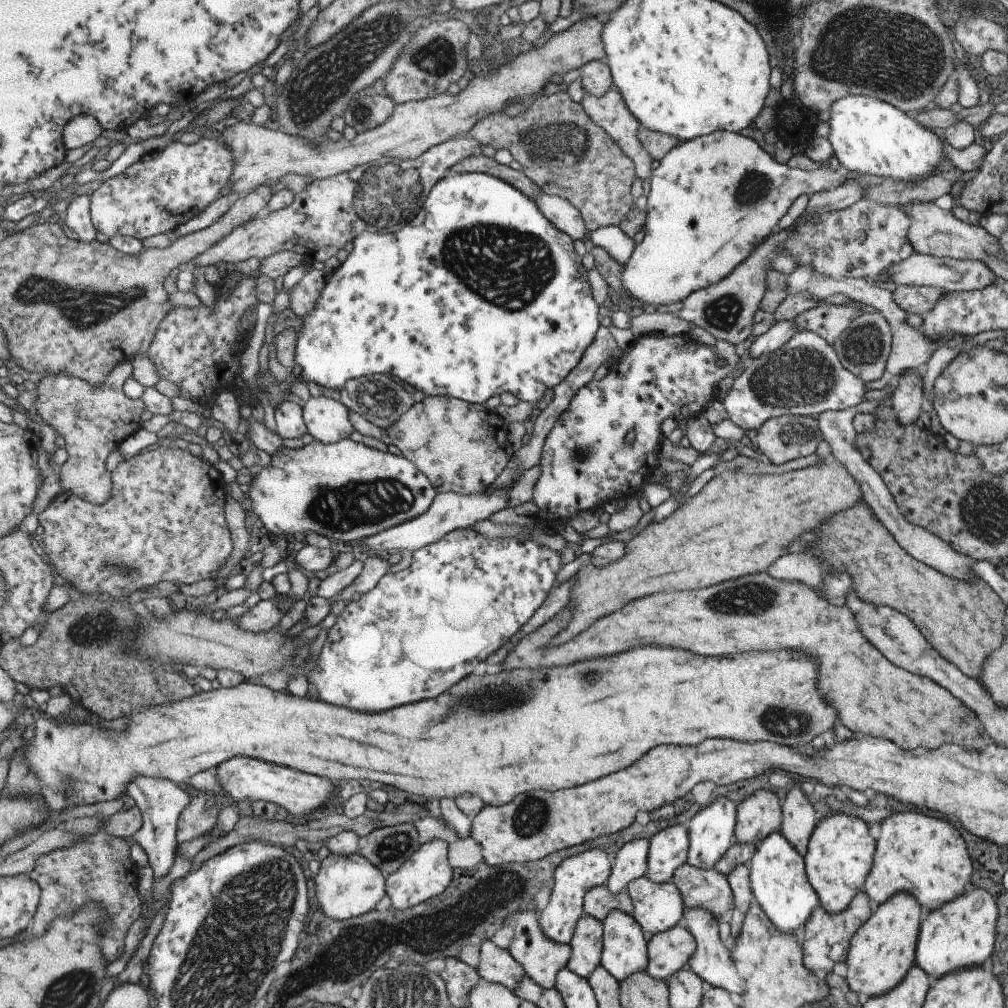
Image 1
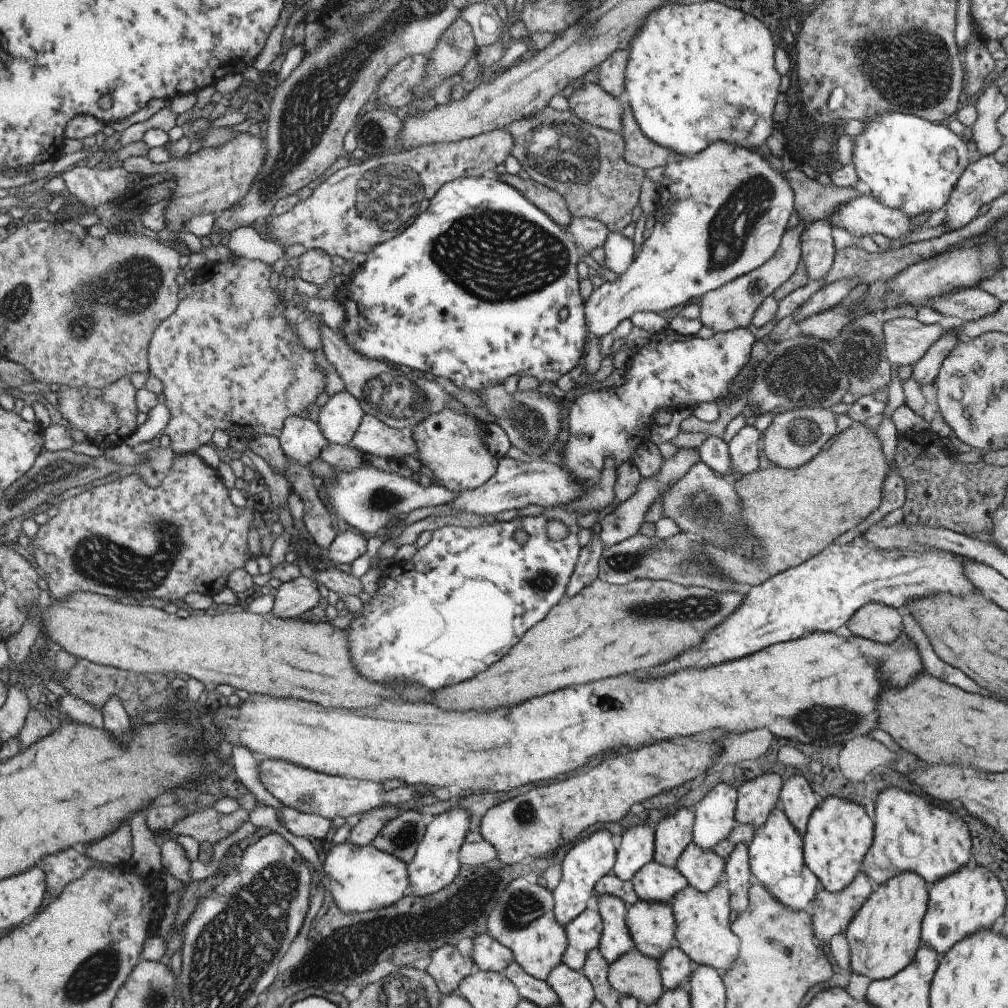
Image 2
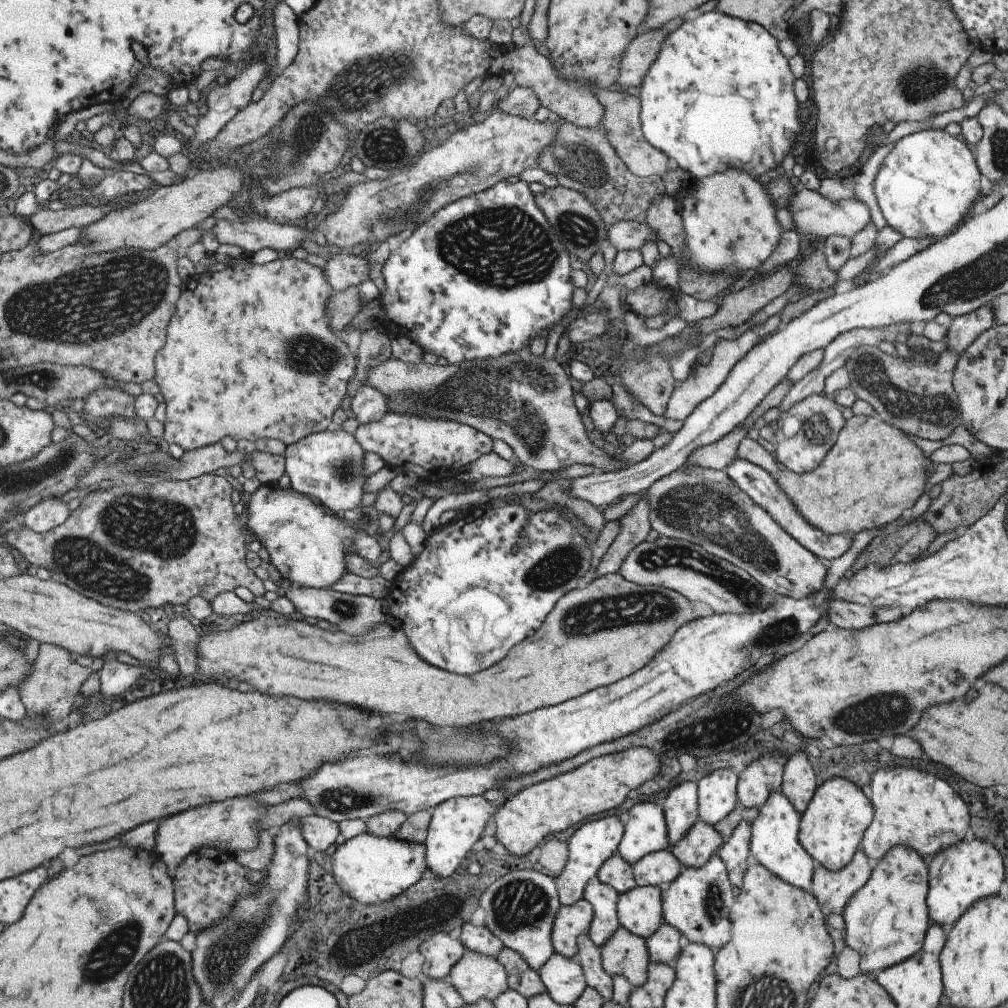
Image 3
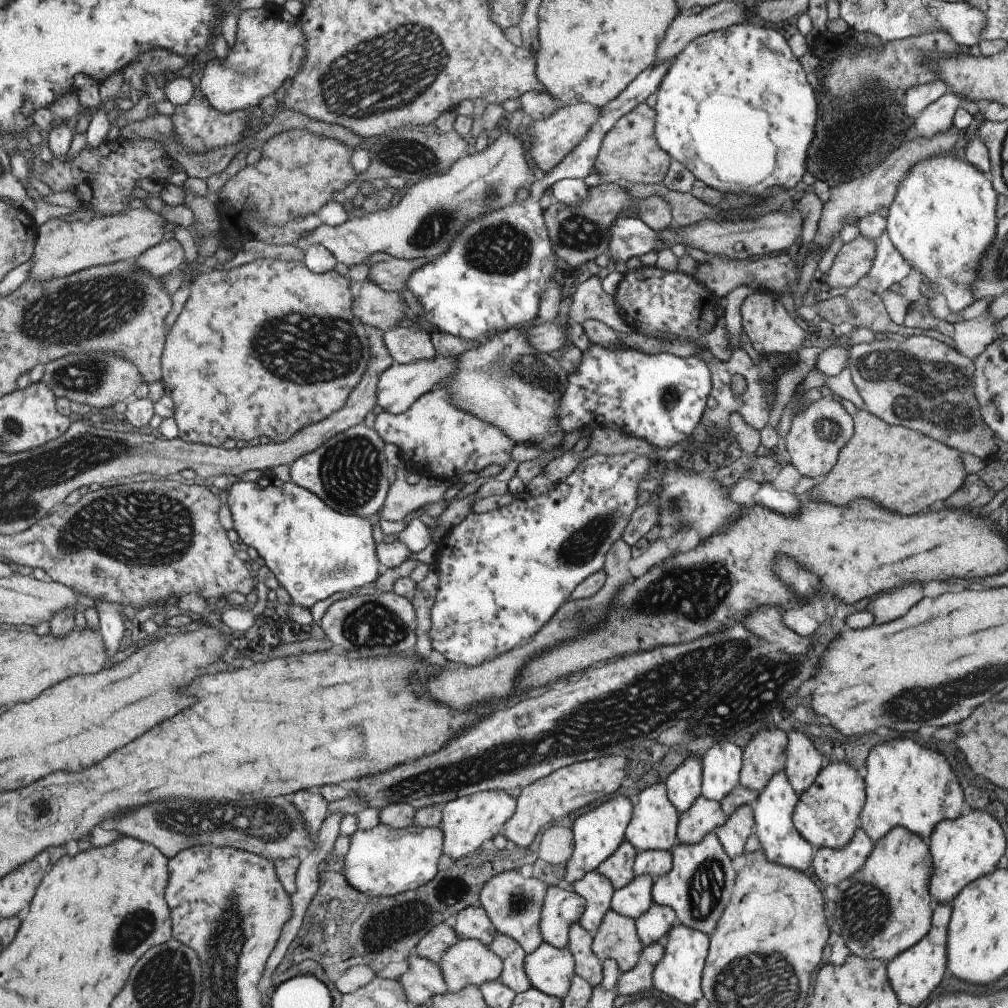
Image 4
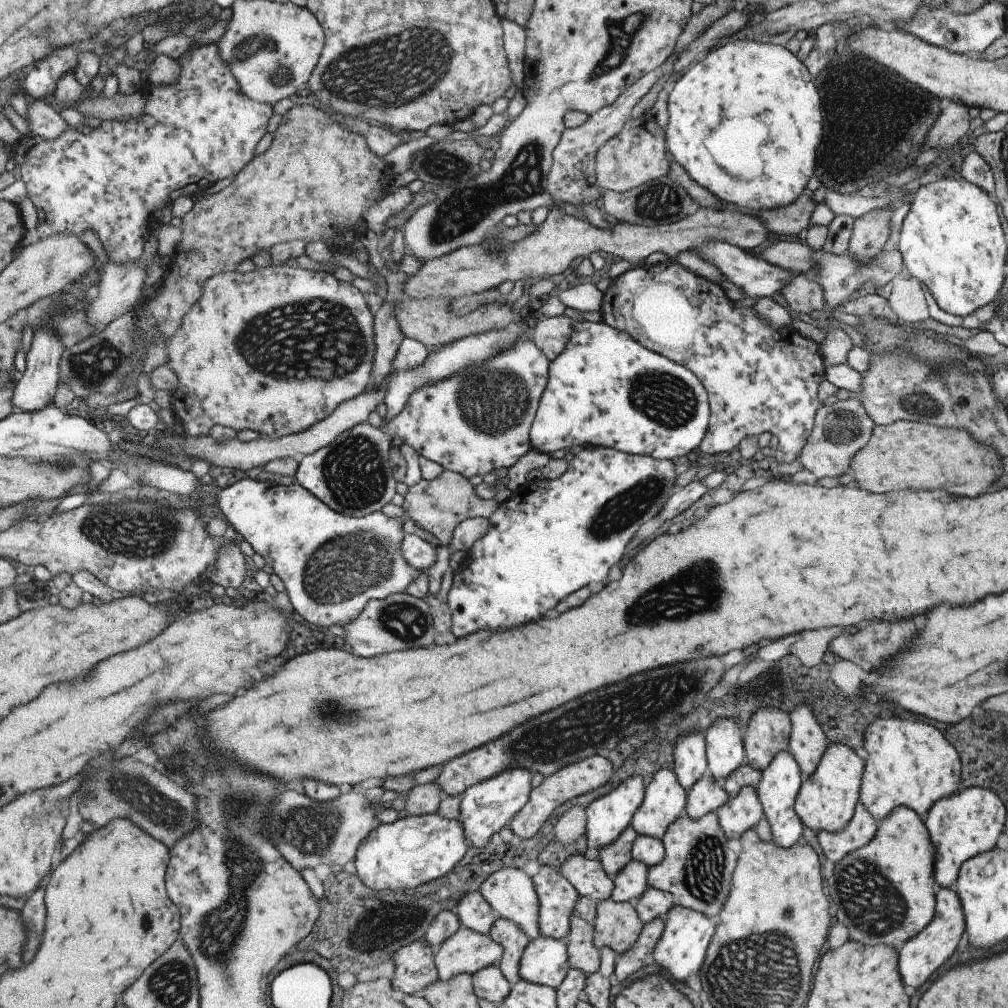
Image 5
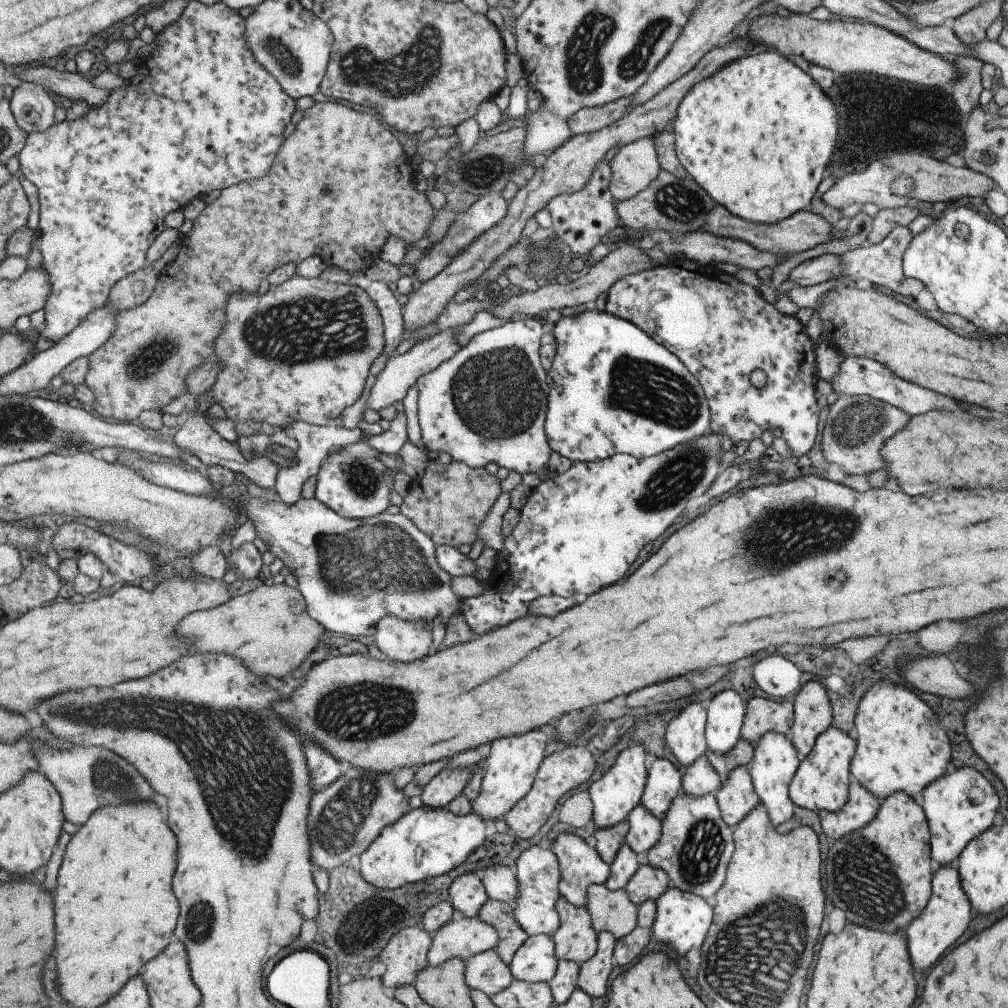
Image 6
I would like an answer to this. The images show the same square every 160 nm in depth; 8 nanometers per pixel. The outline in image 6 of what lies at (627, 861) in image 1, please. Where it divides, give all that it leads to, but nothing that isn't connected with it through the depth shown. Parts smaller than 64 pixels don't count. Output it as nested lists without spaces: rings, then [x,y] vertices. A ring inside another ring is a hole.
[[[655,757],[649,769],[640,803],[659,820],[667,812],[669,803],[681,792],[681,770],[675,768],[669,760]]]

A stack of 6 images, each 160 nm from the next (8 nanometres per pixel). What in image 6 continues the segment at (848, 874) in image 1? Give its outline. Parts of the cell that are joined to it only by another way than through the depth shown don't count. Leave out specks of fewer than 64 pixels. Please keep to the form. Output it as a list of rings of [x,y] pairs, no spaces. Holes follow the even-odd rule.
[[[829,726],[817,735],[807,755],[801,757],[793,778],[788,784],[791,802],[810,811],[833,812],[844,805],[848,795],[848,782],[851,779],[849,763],[853,756],[855,741],[836,726]]]

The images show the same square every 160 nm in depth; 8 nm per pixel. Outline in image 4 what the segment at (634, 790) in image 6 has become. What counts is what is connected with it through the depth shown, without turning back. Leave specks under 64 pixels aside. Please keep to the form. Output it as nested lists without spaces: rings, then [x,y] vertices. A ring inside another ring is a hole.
[[[615,795],[605,799],[597,807],[587,810],[573,821],[571,830],[573,835],[573,850],[566,861],[564,870],[565,880],[569,885],[584,874],[596,870],[624,840],[624,830],[632,817],[631,802],[624,795]]]

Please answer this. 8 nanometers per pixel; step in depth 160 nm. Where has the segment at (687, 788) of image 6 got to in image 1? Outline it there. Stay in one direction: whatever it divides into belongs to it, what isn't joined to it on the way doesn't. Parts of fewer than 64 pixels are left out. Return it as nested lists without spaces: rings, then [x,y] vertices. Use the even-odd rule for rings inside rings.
[[[683,863],[673,871],[671,880],[681,893],[684,912],[697,907],[709,911],[719,921],[727,920],[732,909],[732,892],[721,871]]]

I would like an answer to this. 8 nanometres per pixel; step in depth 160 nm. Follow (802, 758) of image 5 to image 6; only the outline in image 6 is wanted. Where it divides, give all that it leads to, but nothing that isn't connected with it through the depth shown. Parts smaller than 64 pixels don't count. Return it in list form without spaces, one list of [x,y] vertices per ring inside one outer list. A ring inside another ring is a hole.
[[[811,679],[791,698],[793,722],[789,739],[801,757],[808,754],[813,741],[831,726],[832,708],[826,689]]]

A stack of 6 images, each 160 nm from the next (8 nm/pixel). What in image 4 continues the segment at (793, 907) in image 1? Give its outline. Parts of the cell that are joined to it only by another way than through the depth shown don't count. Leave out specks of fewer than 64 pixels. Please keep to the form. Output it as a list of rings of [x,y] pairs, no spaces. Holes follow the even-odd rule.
[[[784,771],[772,774],[765,786],[758,792],[758,798],[750,804],[754,818],[752,830],[767,860],[804,872],[817,848],[808,843],[793,826],[792,812],[797,799],[798,794],[791,788]]]

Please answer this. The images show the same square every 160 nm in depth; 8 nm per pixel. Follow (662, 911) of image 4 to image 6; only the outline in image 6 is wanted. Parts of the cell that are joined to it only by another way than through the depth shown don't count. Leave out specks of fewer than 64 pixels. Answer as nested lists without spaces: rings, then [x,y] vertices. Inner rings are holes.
[[[646,863],[637,865],[623,890],[629,900],[638,907],[645,899],[655,900],[669,886],[665,872]]]

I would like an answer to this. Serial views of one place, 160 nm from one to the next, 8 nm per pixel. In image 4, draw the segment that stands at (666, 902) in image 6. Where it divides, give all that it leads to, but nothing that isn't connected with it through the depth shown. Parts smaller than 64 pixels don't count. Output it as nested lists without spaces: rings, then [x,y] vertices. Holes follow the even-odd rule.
[[[681,923],[671,926],[663,938],[663,952],[660,961],[652,968],[652,986],[657,990],[683,1002],[693,1004],[701,998],[700,976],[708,951],[708,936],[687,928]]]

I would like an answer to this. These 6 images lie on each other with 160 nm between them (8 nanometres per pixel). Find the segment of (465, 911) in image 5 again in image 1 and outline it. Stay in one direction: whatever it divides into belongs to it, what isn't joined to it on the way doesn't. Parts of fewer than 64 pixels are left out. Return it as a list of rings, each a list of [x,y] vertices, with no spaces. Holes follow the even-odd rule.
[[[491,939],[482,940],[478,949],[476,971],[479,978],[513,990],[516,982],[525,975],[521,965],[513,960],[507,949],[495,946]]]

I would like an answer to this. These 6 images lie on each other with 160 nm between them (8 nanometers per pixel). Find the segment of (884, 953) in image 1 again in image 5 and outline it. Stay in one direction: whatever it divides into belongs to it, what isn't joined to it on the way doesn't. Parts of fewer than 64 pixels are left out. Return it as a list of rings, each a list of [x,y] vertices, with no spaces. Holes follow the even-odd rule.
[[[894,806],[877,824],[873,838],[867,844],[852,850],[834,864],[829,873],[833,876],[831,900],[837,907],[837,920],[847,928],[849,938],[861,944],[885,944],[899,948],[905,940],[927,926],[934,913],[935,891],[939,887],[933,878],[933,851],[923,818],[909,807]]]

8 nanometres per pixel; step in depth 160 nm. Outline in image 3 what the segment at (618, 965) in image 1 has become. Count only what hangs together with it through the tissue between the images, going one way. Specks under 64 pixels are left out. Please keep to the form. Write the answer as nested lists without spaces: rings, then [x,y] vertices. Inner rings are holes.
[[[595,876],[585,884],[582,898],[592,908],[592,920],[586,933],[599,948],[619,927],[616,915],[618,892],[608,884],[599,882]]]

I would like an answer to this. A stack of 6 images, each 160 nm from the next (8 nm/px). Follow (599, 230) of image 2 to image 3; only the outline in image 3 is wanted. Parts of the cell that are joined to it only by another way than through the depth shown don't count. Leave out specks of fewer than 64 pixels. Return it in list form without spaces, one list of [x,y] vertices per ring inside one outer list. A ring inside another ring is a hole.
[[[619,221],[613,223],[606,233],[607,244],[615,250],[640,249],[648,241],[656,243],[660,240],[649,224],[635,221]]]

